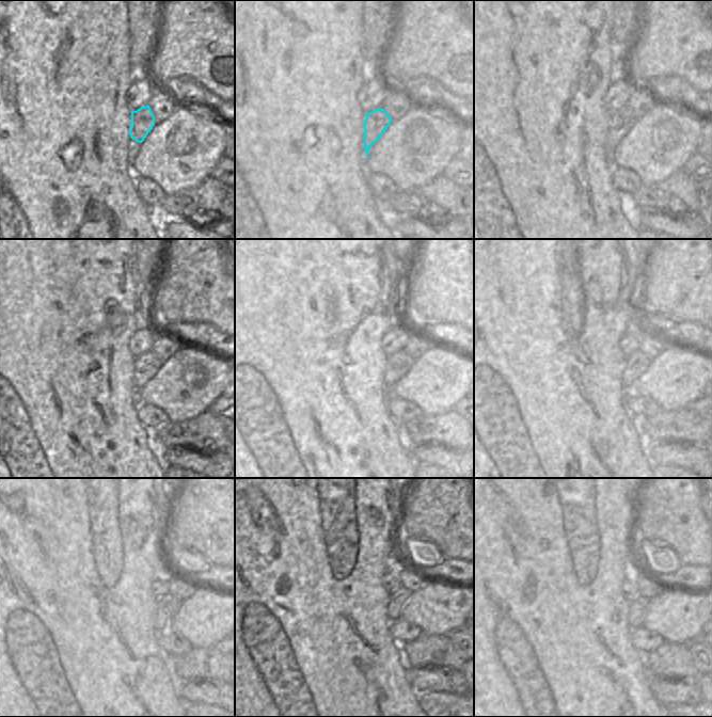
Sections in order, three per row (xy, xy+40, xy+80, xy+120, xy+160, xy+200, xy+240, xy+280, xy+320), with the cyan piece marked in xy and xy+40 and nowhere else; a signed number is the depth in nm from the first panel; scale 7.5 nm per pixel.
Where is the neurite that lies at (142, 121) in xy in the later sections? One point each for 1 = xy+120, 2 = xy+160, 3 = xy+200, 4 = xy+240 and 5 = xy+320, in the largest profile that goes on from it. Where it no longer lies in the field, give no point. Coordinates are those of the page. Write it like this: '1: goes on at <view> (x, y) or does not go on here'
1: goes on at xy+120 (146, 365)
2: goes on at xy+160 (398, 363)
3: goes on at xy+200 (637, 363)
4: goes on at xy+240 (167, 599)
5: goes on at xy+320 (637, 606)

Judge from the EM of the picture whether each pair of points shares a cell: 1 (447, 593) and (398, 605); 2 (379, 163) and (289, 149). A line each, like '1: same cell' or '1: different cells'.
1: different cells
2: different cells

